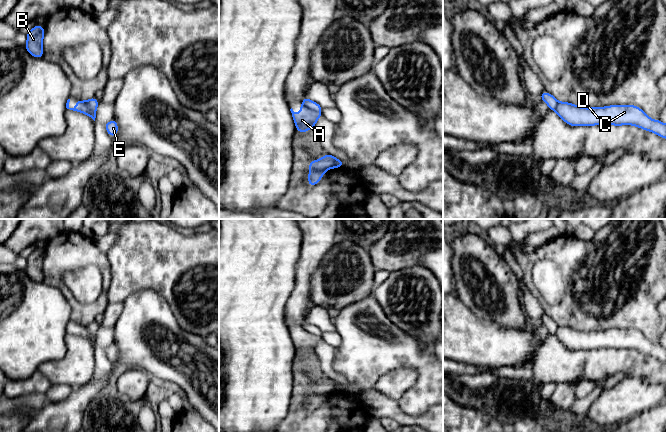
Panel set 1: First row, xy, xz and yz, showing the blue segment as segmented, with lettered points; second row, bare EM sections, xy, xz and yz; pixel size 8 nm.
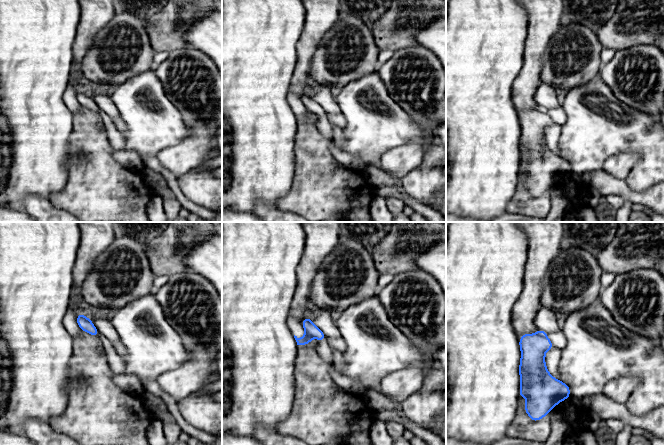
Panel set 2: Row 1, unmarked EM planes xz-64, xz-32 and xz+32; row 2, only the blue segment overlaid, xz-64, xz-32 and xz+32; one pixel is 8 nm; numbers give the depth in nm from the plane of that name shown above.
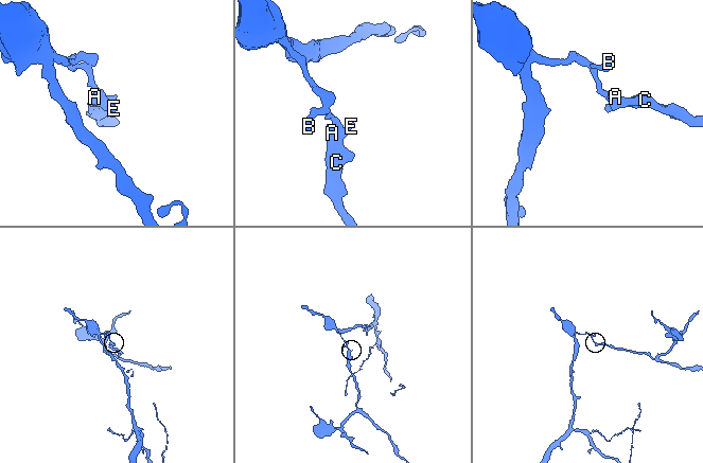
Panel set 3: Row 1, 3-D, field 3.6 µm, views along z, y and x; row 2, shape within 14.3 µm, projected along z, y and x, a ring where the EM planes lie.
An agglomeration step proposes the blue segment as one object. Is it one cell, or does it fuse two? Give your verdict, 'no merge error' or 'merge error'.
merge error

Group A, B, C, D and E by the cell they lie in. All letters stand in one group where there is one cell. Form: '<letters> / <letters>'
A C D E / B

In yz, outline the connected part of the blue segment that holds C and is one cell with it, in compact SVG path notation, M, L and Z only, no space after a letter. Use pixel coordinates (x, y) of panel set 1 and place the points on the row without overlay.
M558 326L555 335L570 350L633 349L667 363L667 348L651 343L634 329L584 332L569 326Z

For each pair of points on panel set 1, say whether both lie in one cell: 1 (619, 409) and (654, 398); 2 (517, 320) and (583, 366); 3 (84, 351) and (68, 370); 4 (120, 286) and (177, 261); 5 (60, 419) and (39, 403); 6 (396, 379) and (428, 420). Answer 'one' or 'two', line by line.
1: one
2: two
3: one
4: one
5: two
6: two

